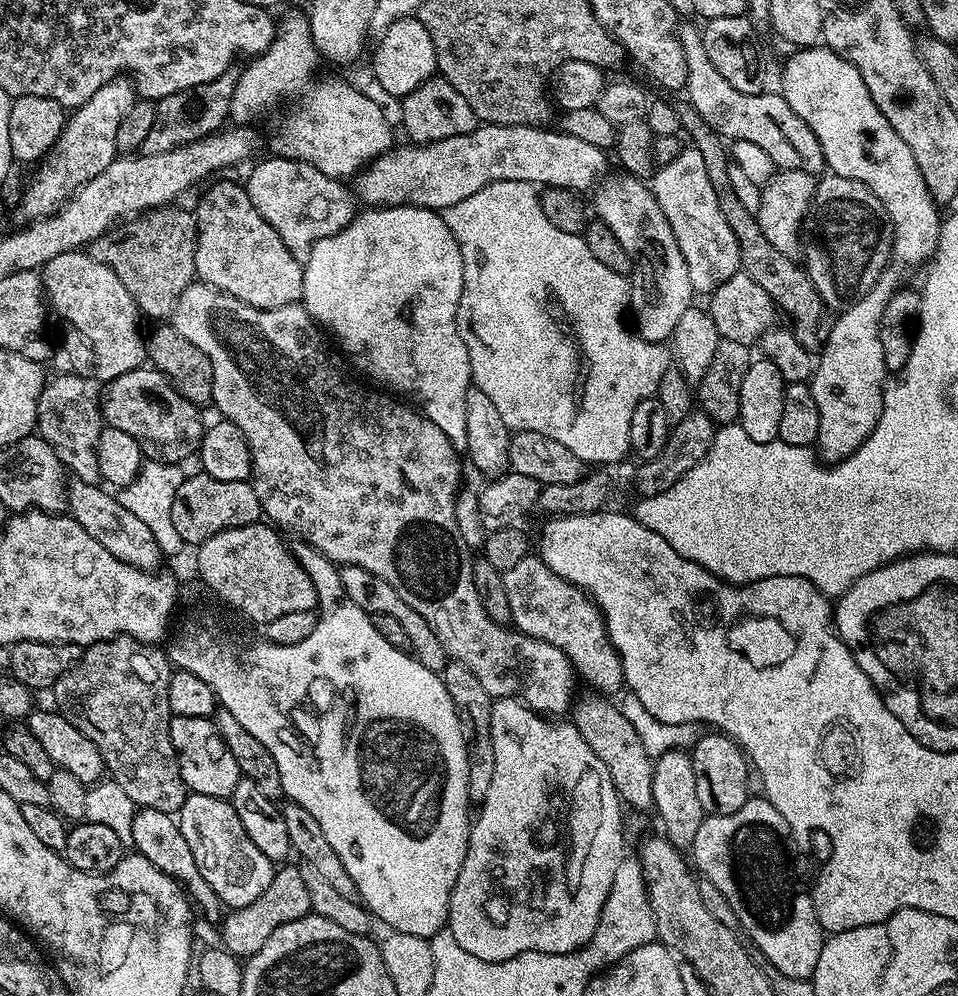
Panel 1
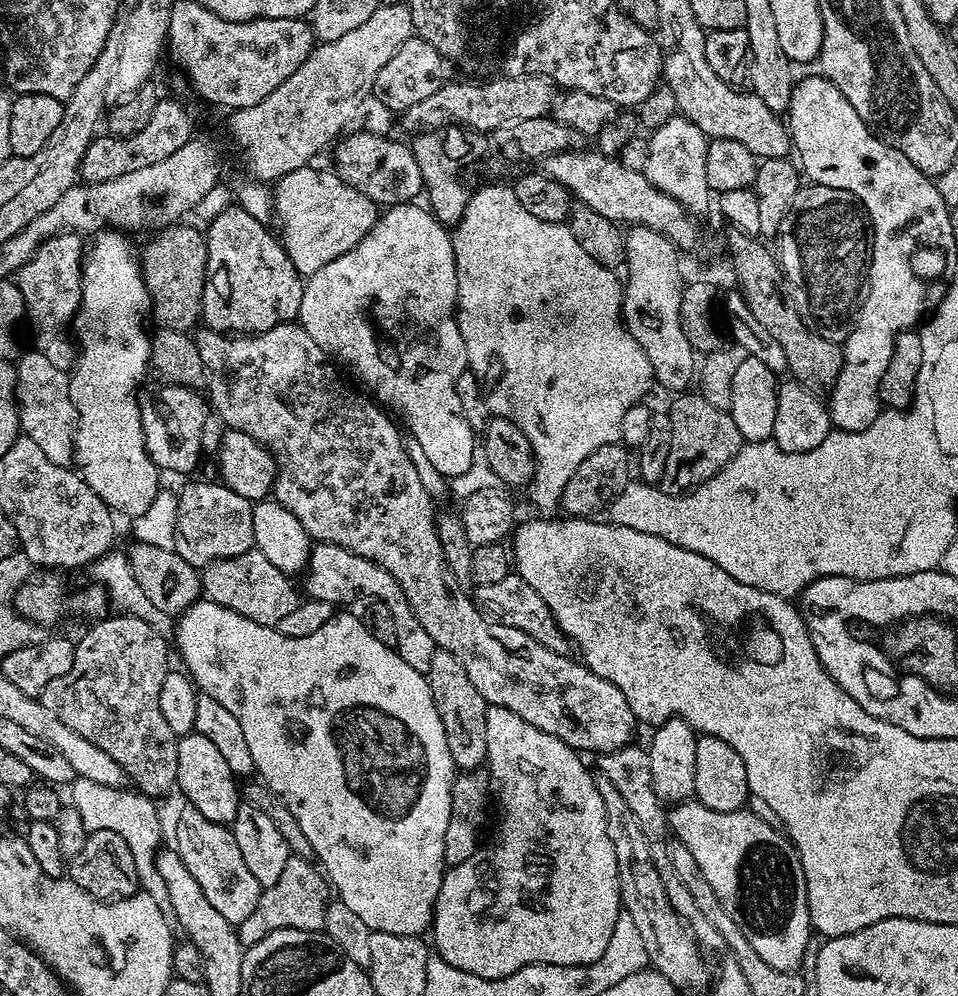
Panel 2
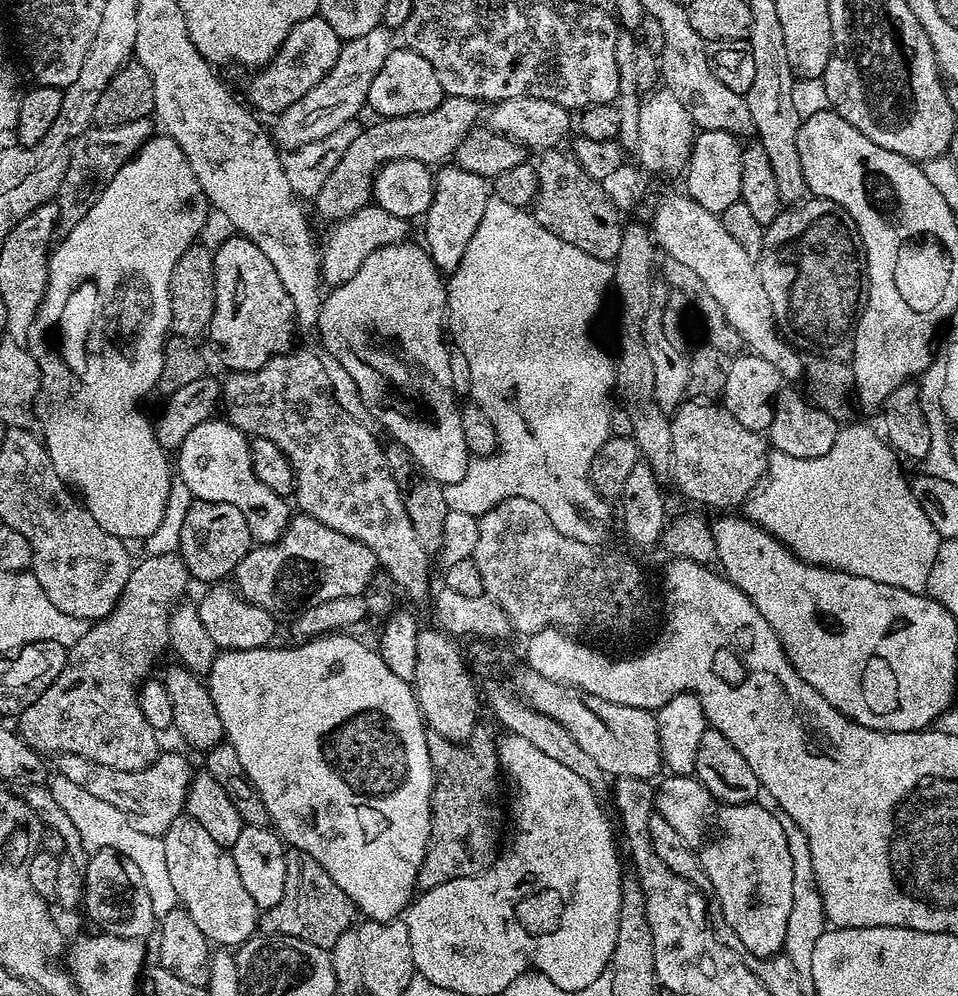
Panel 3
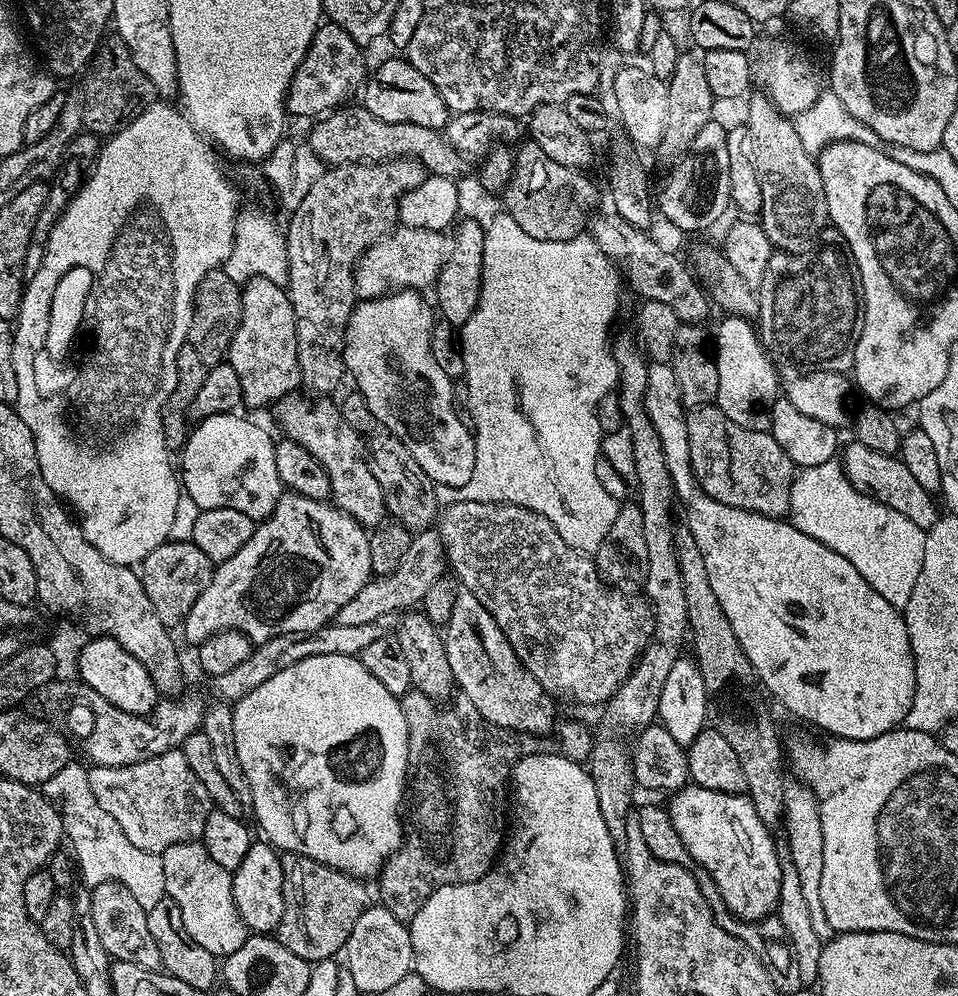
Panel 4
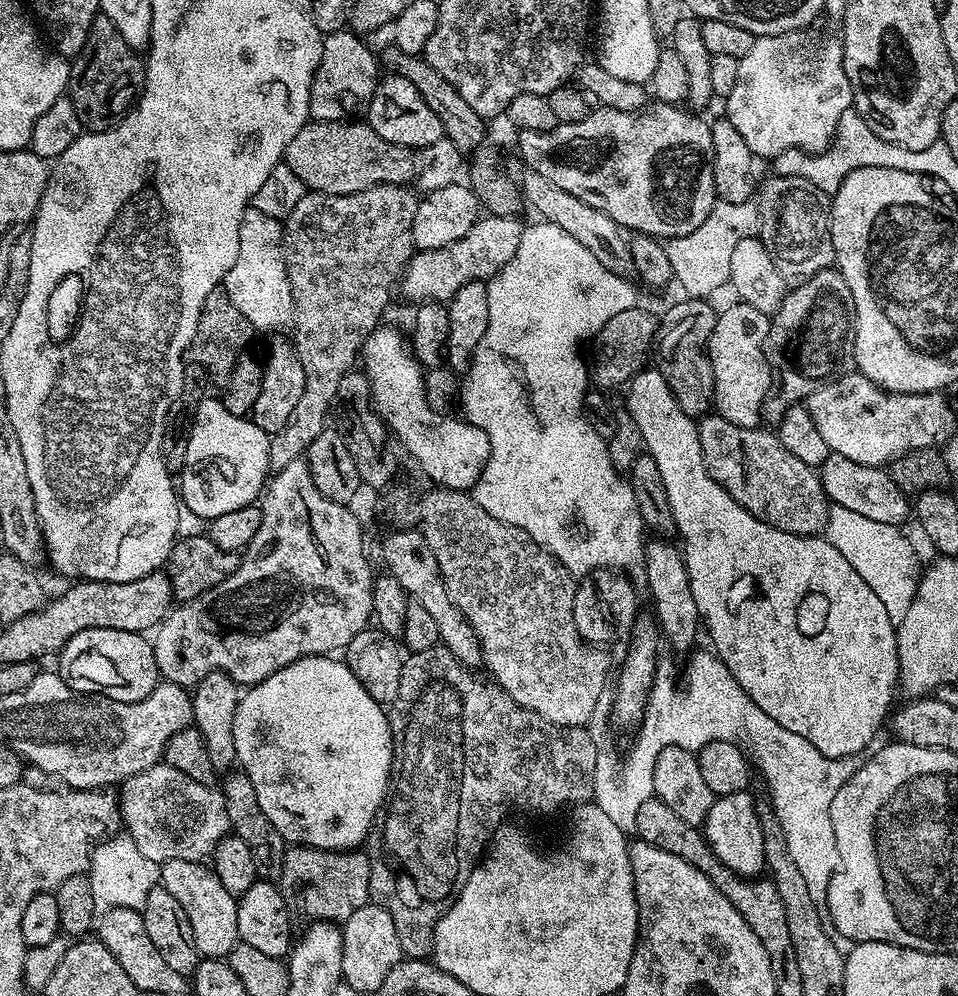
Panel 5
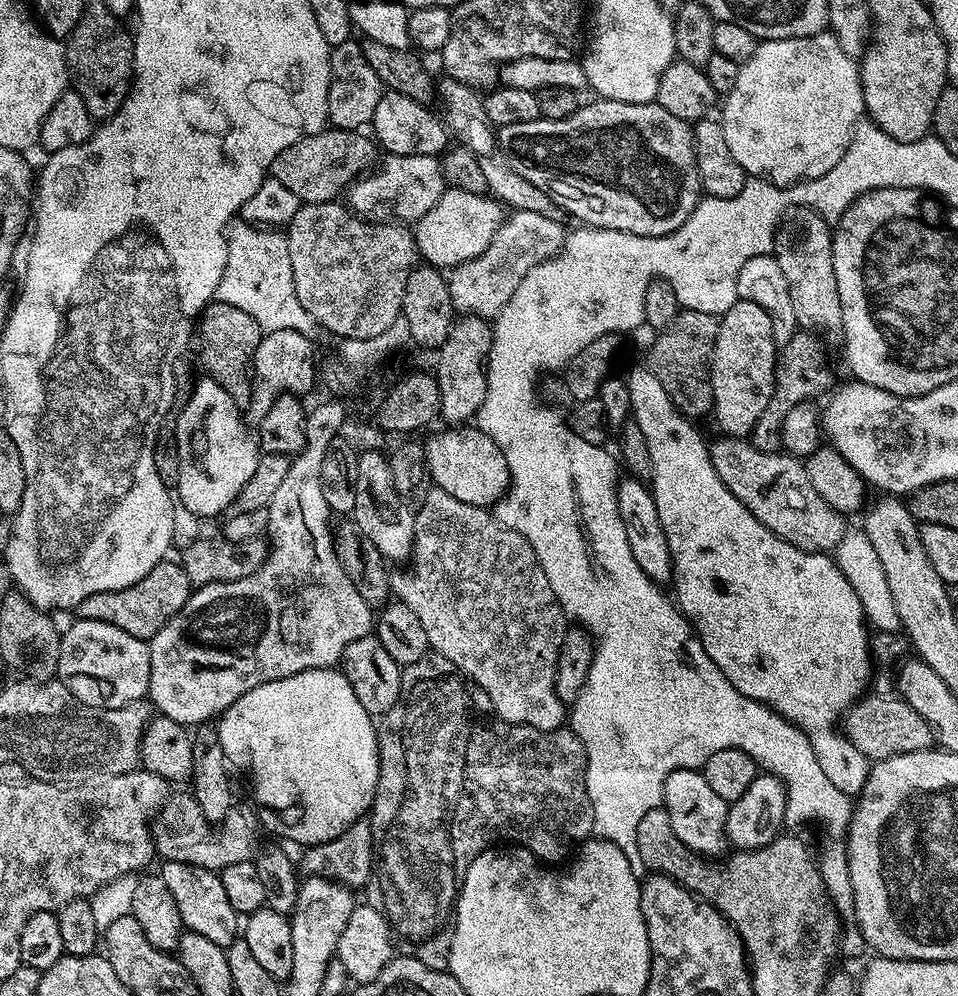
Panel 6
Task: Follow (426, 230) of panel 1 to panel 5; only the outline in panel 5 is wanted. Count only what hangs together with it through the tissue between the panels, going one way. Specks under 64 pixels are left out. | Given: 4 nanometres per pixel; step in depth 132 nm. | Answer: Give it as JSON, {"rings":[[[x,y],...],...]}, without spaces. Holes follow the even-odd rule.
{"rings":[[[375,328],[362,349],[362,371],[372,387],[374,411],[399,443],[416,459],[416,464],[429,476],[433,485],[453,488],[455,492],[470,490],[478,482],[490,458],[490,438],[463,418],[443,416],[428,401],[424,387],[425,369],[412,355],[406,336],[396,328]]]}

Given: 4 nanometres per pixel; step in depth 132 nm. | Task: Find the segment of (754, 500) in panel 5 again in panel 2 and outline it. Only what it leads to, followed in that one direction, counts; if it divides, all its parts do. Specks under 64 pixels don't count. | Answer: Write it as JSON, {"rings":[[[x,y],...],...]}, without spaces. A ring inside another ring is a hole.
{"rings":[[[699,394],[688,395],[677,395],[673,399],[676,401],[666,408],[671,425],[670,454],[658,487],[671,496],[682,496],[714,478],[714,474],[721,472],[730,458],[738,454],[742,443],[731,412],[718,410],[718,406],[706,402],[706,398]]]}

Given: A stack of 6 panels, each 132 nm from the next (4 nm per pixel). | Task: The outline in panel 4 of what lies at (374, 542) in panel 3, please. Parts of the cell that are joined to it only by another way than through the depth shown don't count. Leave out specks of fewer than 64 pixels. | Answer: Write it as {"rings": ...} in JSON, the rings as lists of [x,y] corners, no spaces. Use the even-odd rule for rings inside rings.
{"rings":[[[301,394],[284,396],[274,405],[276,420],[285,437],[310,450],[318,462],[326,470],[330,478],[331,503],[350,514],[365,530],[371,530],[386,520],[386,509],[382,498],[382,486],[370,474],[370,466],[364,458],[364,445],[360,443],[358,434],[354,434],[354,426],[342,418],[339,407],[331,404],[328,398],[312,398],[307,400]]]}

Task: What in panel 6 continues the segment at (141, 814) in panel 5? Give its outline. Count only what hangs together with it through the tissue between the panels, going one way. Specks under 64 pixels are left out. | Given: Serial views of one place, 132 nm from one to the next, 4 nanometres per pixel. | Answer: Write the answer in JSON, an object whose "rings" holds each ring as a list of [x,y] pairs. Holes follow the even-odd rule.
{"rings":[[[173,791],[164,802],[162,815],[153,821],[153,849],[159,857],[163,857],[163,861],[186,862],[215,872],[227,865],[233,865],[234,862],[252,860],[256,852],[252,844],[254,838],[248,834],[248,826],[238,812],[236,810],[227,815],[222,826],[224,832],[215,835],[212,830],[213,823],[202,814],[191,791]]]}

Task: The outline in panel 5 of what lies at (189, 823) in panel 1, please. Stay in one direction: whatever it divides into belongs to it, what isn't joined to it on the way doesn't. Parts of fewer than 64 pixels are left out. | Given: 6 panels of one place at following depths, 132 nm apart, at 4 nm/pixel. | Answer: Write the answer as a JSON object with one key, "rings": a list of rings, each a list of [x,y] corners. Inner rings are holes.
{"rings":[[[166,861],[160,864],[159,883],[166,890],[170,890],[170,894],[174,894],[174,898],[178,898],[182,910],[186,910],[186,918],[190,918],[190,930],[194,930],[194,942],[198,946],[201,957],[227,958],[240,940],[238,910],[236,909],[238,900],[237,897],[230,894],[230,890],[226,890],[226,886],[222,886],[222,882],[218,882],[211,867],[207,863],[198,861]]]}

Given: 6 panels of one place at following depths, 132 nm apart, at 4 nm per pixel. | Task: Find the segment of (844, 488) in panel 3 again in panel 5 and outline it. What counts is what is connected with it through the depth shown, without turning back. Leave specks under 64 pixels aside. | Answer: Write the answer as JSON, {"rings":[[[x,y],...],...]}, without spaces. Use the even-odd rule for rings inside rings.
{"rings":[[[832,504],[828,510],[828,525],[823,535],[858,570],[862,582],[874,590],[874,594],[886,608],[886,615],[892,624],[900,624],[910,610],[910,602],[916,596],[916,585],[922,575],[921,565],[916,565],[912,544],[900,533],[901,529],[886,522],[870,522],[863,514],[854,514],[842,506]]]}

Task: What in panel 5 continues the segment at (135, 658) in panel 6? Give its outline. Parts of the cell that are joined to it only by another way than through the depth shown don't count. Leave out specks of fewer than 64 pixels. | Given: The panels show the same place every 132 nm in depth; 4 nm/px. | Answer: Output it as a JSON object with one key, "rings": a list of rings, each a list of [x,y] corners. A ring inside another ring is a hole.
{"rings":[[[101,628],[82,630],[82,634],[74,634],[74,638],[60,649],[58,675],[78,694],[95,694],[118,702],[138,702],[162,680],[152,645],[153,641],[147,635],[138,632]]]}

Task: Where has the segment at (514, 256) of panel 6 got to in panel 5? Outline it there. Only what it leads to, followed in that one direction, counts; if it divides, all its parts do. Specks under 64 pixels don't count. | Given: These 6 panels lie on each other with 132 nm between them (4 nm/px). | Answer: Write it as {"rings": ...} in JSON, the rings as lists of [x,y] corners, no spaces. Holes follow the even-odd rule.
{"rings":[[[488,214],[477,219],[468,235],[458,242],[450,242],[450,246],[442,246],[438,250],[417,251],[405,268],[404,275],[400,277],[399,295],[413,300],[413,305],[416,306],[429,302],[447,302],[470,281],[487,281],[502,271],[510,258],[514,258],[522,231],[522,224],[518,221],[519,219],[510,216]]]}

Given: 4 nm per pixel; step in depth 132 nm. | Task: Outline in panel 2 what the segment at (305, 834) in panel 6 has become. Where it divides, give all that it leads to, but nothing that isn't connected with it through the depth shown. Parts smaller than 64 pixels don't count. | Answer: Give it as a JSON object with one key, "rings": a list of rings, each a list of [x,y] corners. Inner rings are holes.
{"rings":[[[199,598],[175,621],[174,648],[180,651],[185,664],[183,667],[197,689],[203,695],[214,698],[214,702],[226,706],[226,710],[238,718],[238,726],[242,726],[242,734],[246,737],[246,746],[250,746],[250,755],[254,757],[255,775],[271,792],[278,794],[282,802],[290,806],[290,814],[298,818],[298,826],[302,826],[302,834],[306,834],[306,842],[310,842],[312,847],[312,856],[330,881],[338,900],[354,910],[373,932],[407,936],[427,933],[446,871],[446,828],[450,826],[452,813],[452,784],[458,775],[454,758],[446,744],[446,732],[434,704],[427,675],[402,662],[395,648],[387,648],[378,642],[378,638],[374,638],[374,634],[370,634],[370,630],[366,630],[366,626],[362,626],[362,622],[358,622],[358,618],[354,618],[348,610],[337,611],[325,624],[318,626],[314,634],[306,634],[306,638],[290,638],[283,636],[275,627],[250,622],[250,618],[216,604],[213,600]]]}

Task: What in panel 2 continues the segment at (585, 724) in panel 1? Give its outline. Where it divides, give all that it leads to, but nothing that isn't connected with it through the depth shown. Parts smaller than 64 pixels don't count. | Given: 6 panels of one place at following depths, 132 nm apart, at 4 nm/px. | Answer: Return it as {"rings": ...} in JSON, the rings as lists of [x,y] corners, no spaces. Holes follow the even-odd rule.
{"rings":[[[629,746],[627,748],[619,748],[613,752],[603,753],[599,757],[600,767],[598,772],[610,778],[611,784],[622,794],[623,801],[630,806],[630,810],[634,813],[634,818],[638,818],[638,826],[642,826],[642,834],[646,834],[646,842],[650,846],[650,854],[654,858],[654,866],[658,870],[658,874],[664,883],[666,890],[666,898],[670,902],[670,906],[674,906],[674,910],[681,918],[690,919],[690,931],[696,937],[696,943],[705,949],[724,948],[724,939],[722,934],[718,934],[718,930],[714,930],[714,926],[710,926],[710,918],[706,918],[698,910],[698,902],[694,902],[694,897],[690,895],[690,890],[686,890],[686,886],[682,886],[682,882],[678,882],[678,874],[674,874],[674,866],[670,866],[670,854],[668,853],[668,842],[670,839],[670,829],[668,827],[669,809],[665,807],[658,798],[658,794],[654,794],[654,778],[650,774],[650,758],[648,757],[647,747]]]}

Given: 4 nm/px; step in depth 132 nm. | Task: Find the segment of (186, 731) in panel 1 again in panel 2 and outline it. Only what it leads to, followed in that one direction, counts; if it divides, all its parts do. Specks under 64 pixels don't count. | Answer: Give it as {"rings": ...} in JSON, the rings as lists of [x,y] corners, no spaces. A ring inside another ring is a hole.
{"rings":[[[196,731],[188,736],[181,736],[176,741],[178,746],[178,778],[176,788],[185,796],[187,803],[198,814],[210,818],[215,824],[231,825],[242,803],[242,792],[238,787],[238,778],[230,770],[226,758],[207,738]]]}

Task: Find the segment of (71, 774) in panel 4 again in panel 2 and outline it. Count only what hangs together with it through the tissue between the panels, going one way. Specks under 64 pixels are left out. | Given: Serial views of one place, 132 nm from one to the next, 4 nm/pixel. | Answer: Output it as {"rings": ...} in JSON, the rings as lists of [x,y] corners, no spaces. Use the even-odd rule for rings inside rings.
{"rings":[[[79,778],[72,781],[70,791],[72,791],[71,807],[80,812],[86,831],[113,830],[121,835],[131,854],[134,855],[141,891],[154,898],[159,906],[167,907],[169,894],[166,890],[166,882],[163,881],[162,874],[158,874],[156,864],[156,854],[161,847],[162,824],[155,806],[152,805],[155,803],[136,790],[128,792],[129,790],[124,788],[111,788]]]}

